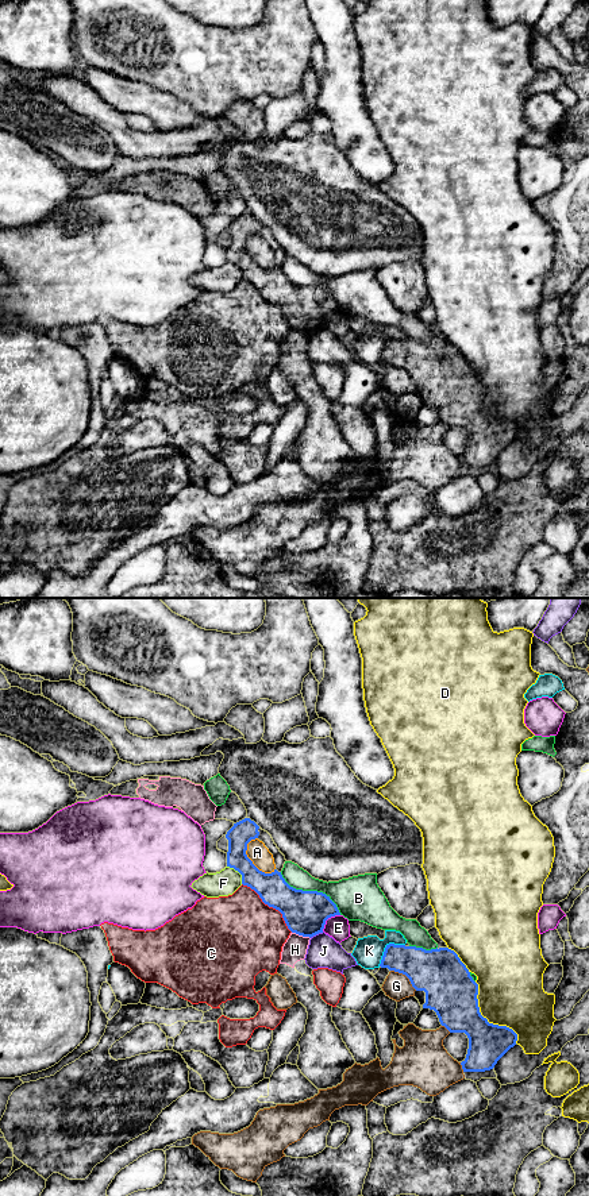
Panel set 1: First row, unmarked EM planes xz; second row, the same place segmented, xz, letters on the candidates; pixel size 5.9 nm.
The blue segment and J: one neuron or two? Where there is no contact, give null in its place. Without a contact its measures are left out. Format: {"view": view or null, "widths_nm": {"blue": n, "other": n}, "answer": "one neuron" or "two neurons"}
{"view": "xz", "widths_nm": {"blue": 260, "other": 190}, "answer": "two neurons"}

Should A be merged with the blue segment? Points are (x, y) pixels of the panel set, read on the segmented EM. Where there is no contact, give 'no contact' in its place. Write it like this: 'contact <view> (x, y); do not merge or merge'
contact xz (251, 861); do not merge

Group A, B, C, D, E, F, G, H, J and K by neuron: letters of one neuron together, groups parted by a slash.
A H / B / C / D / E / F / G / J / K

